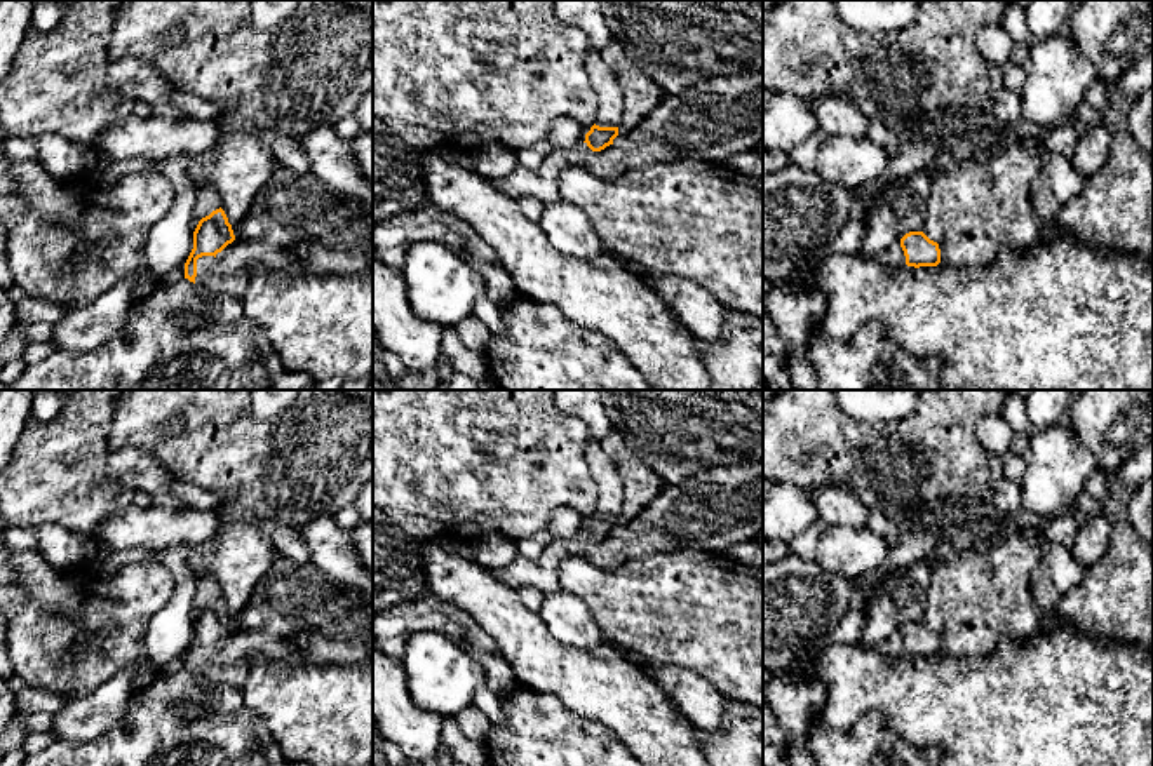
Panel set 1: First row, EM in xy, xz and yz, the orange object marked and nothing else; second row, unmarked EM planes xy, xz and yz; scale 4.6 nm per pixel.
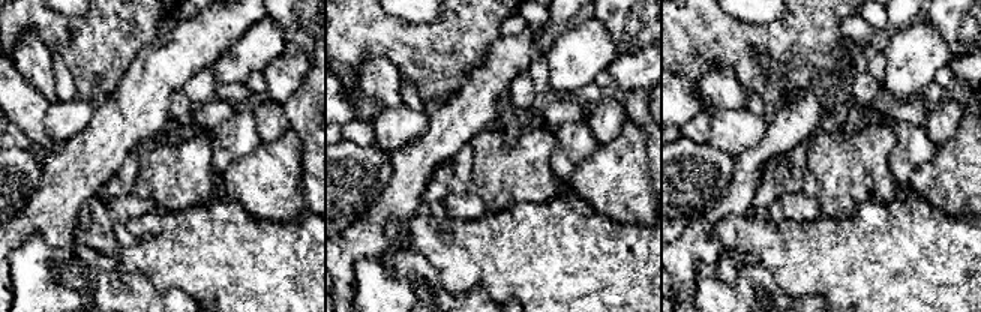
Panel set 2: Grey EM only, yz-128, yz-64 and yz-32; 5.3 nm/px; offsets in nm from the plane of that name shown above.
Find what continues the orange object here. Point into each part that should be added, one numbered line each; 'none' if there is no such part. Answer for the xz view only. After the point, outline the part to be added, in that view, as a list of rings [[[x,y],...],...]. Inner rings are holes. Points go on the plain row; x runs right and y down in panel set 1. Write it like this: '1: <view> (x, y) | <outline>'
1: xz (610, 491) | [[[589,439],[583,446],[585,463],[592,480],[597,486],[599,517],[618,517],[624,505],[624,486],[611,456],[601,442]]]

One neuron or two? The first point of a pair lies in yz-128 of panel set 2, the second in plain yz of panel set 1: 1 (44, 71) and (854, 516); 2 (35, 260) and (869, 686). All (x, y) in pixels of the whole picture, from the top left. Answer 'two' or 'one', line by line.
1: one
2: two

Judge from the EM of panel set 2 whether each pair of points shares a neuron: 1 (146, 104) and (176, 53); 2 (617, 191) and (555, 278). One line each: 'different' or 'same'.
1: same
2: different

